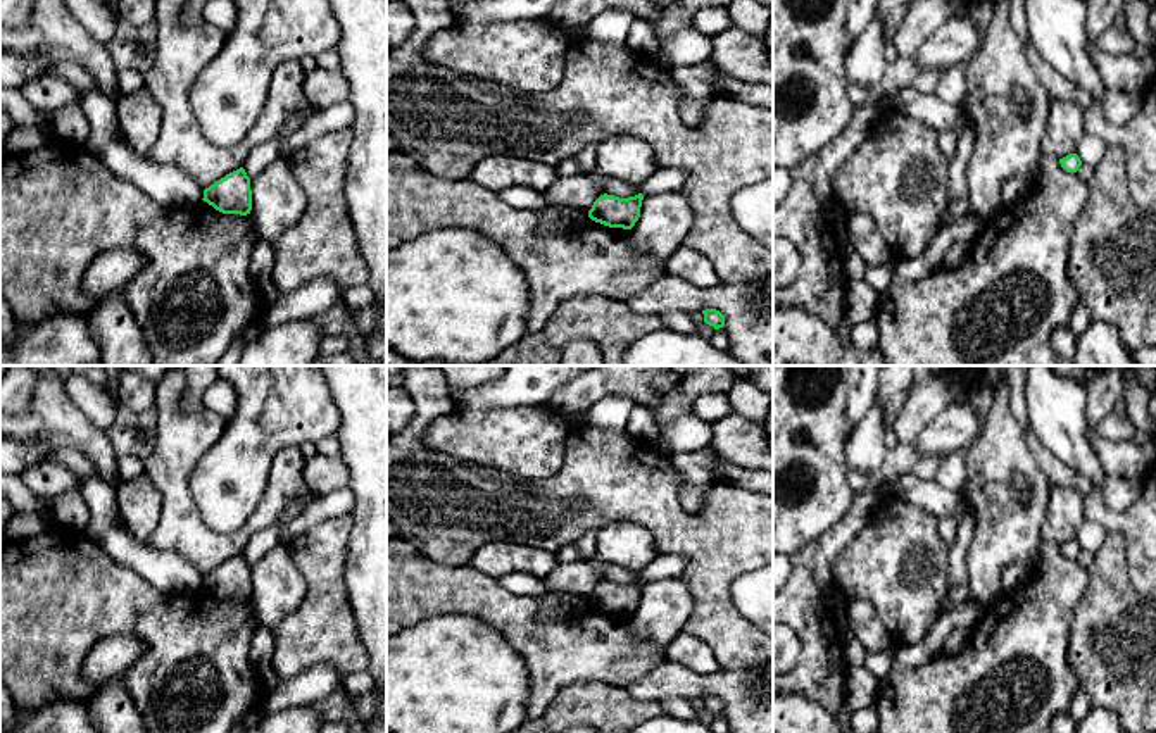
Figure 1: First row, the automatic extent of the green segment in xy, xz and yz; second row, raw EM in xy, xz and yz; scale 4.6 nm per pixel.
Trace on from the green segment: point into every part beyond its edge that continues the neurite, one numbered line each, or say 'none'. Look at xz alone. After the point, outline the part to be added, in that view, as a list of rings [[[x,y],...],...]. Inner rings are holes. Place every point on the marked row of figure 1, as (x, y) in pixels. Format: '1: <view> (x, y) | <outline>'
none

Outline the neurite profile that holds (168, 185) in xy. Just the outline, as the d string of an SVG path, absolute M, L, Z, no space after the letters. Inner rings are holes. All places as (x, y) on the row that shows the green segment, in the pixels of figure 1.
M86 90L74 103L90 122L85 147L119 179L164 207L192 205L204 198L204 190L186 172L147 159L124 138L112 98L98 90Z

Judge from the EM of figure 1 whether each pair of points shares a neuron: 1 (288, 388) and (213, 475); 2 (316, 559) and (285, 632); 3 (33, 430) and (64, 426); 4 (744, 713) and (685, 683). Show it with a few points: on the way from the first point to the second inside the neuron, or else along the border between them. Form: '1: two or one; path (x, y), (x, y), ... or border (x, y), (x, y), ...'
1: one; path (263, 397), (249, 411), (244, 444), (238, 449)
2: one; path (316, 578), (316, 604), (304, 616)
3: one; path (40, 426), (57, 426)
4: one; path (730, 697), (718, 685), (701, 685)

